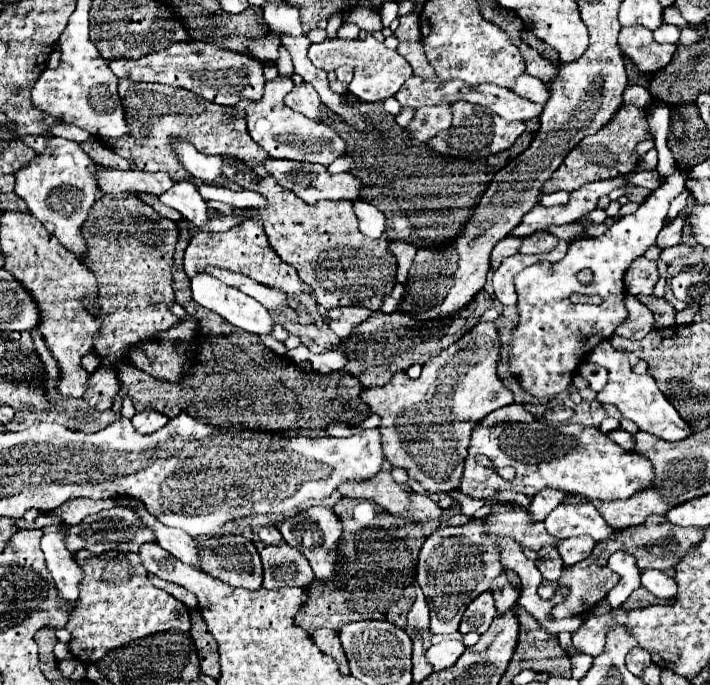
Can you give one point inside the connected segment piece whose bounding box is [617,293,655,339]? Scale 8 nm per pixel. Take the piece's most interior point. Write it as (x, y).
(640, 322)

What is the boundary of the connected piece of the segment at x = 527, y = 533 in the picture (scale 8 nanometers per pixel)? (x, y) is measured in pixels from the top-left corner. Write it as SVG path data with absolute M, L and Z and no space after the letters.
M493 505L493 513L485 519L471 519L461 527L447 527L427 537L419 551L417 581L431 609L431 635L455 633L467 605L477 595L491 589L493 579L503 571L495 545L495 539L503 535L513 537L521 547L529 547L533 551L539 551L543 545L557 545L557 539L545 531L545 525L531 523L529 511L519 505Z

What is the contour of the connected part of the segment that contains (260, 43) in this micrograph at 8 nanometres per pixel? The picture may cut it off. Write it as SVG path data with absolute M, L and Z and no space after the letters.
M267 35L263 39L249 39L247 41L247 51L253 55L253 59L257 59L259 63L277 63L279 59L279 37L275 35Z

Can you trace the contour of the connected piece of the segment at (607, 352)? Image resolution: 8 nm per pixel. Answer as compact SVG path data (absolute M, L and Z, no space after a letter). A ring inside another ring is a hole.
M609 341L599 343L591 351L589 359L593 363L603 365L609 371L607 385L597 393L597 401L599 403L611 403L611 405L615 405L625 419L633 421L639 427L639 431L653 433L655 437L665 437L667 441L679 441L679 439L683 439L683 437L687 437L691 433L691 427L679 417L679 413L675 411L675 407L659 391L655 379L651 375L635 375L631 371L629 363L627 363L627 357L621 351L615 351ZM667 435L671 435L671 437L667 437Z

